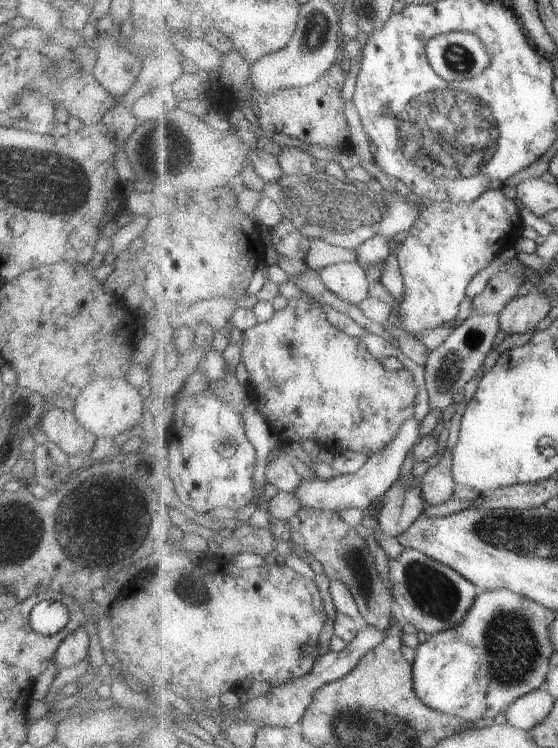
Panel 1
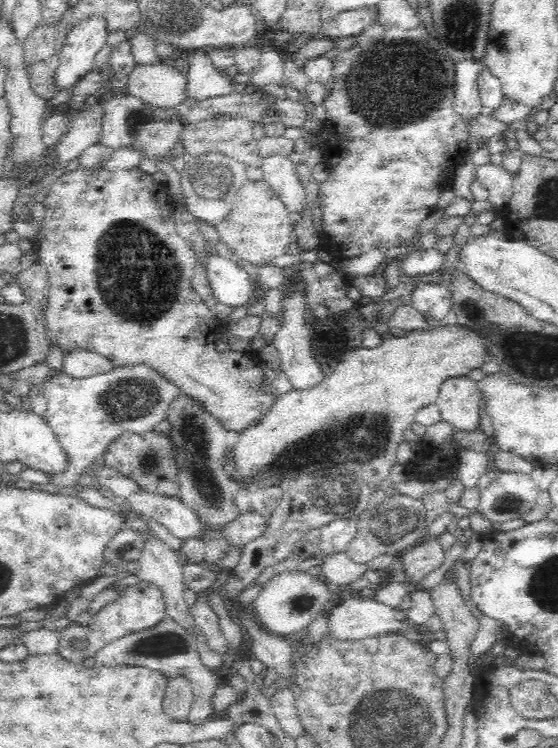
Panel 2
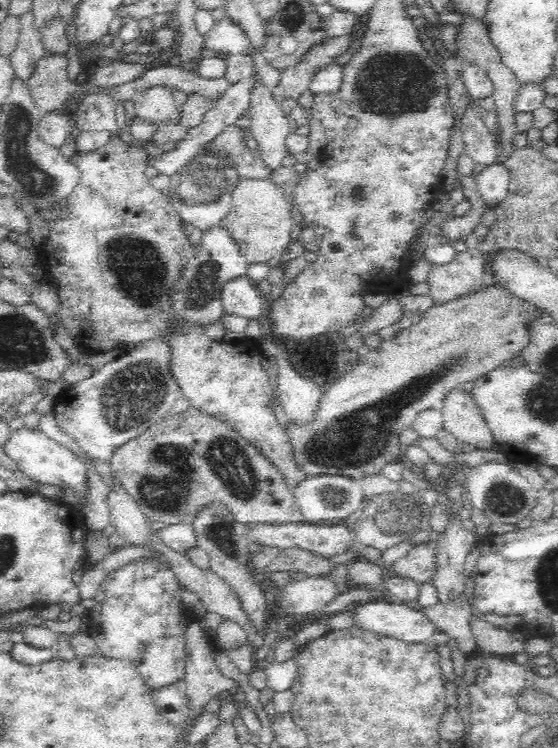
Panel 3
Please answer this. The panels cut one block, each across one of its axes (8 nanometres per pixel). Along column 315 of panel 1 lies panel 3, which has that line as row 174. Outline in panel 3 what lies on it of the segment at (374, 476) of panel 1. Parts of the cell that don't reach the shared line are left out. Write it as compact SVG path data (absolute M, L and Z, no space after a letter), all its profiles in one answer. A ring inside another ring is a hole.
M492 164L483 169L474 179L480 196L485 204L492 205L492 209L508 196L511 177L503 165Z

